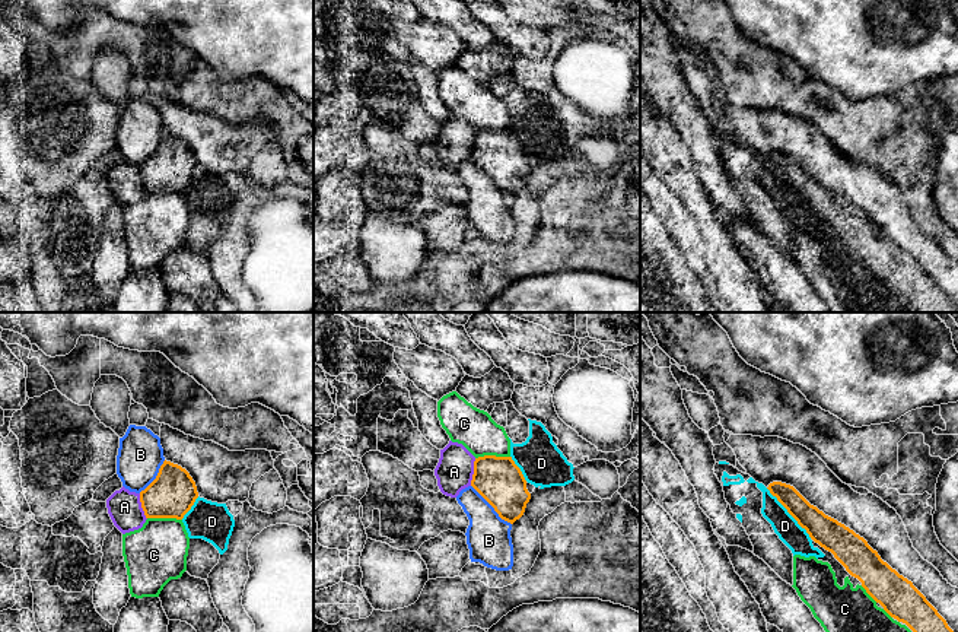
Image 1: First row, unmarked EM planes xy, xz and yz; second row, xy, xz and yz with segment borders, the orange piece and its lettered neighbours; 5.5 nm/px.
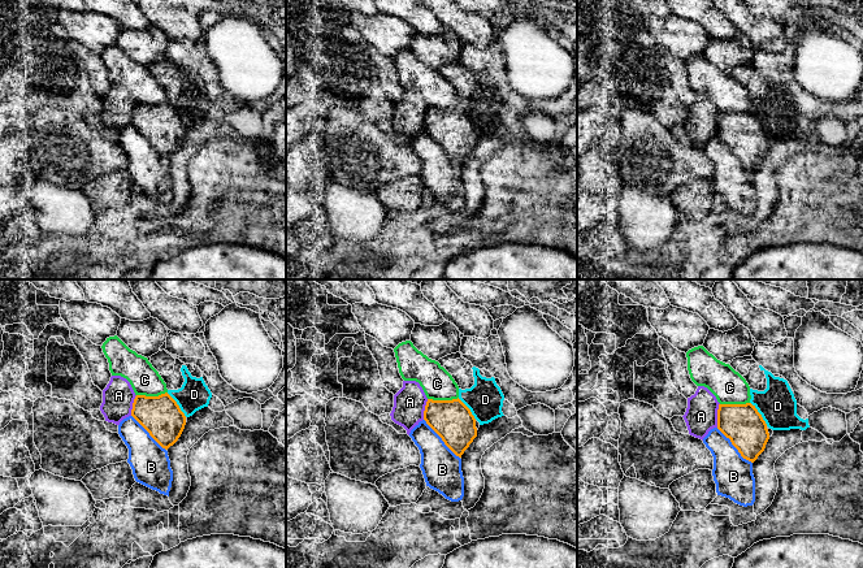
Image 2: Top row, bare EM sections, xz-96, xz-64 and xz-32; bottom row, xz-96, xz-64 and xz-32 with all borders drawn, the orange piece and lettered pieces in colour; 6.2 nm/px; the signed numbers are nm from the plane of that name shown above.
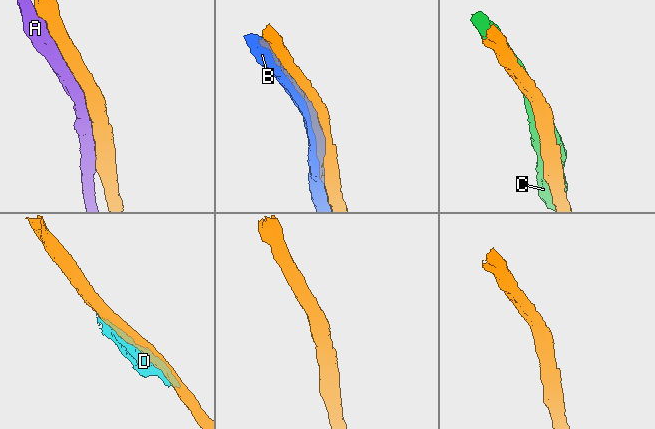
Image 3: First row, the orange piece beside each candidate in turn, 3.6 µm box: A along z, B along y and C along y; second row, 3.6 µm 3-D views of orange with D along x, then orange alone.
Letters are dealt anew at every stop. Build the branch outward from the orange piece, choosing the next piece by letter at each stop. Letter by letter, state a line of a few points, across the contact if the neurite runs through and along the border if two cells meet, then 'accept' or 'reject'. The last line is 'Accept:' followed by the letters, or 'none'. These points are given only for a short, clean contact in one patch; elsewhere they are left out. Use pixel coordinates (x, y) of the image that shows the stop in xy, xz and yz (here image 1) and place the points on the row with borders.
A: reject
B: reject
C: reject
D: reject
Accept: none

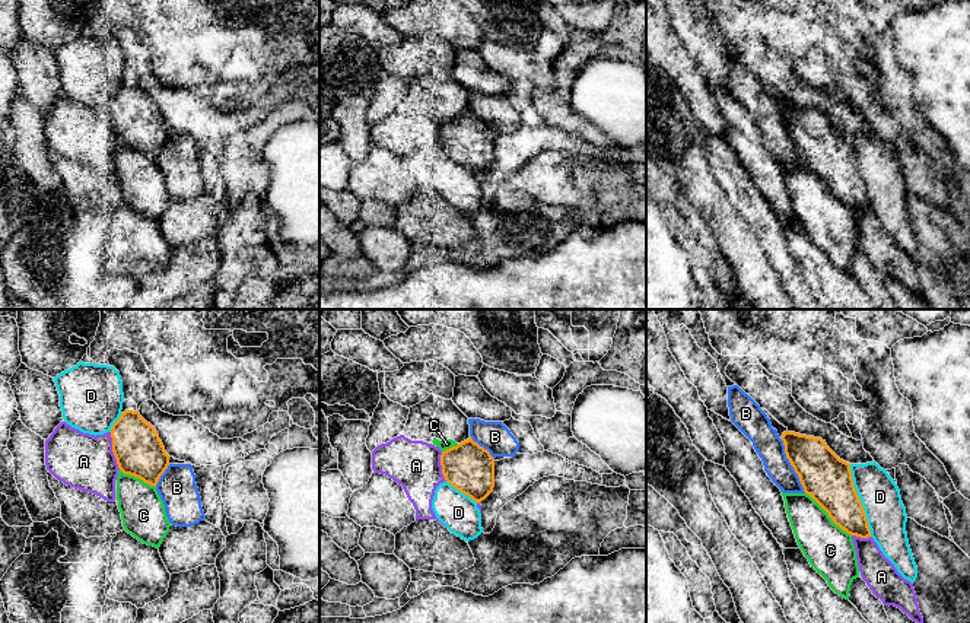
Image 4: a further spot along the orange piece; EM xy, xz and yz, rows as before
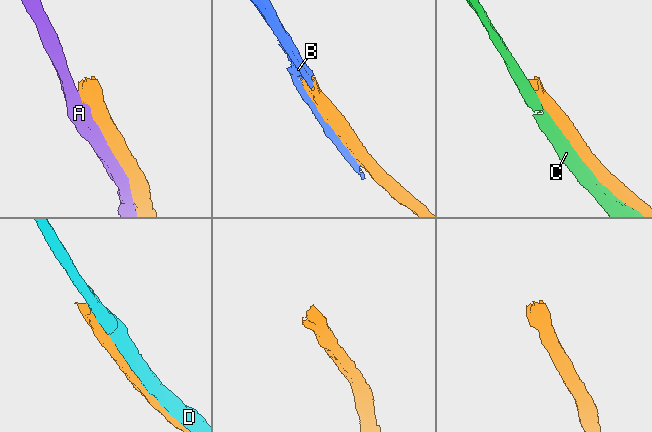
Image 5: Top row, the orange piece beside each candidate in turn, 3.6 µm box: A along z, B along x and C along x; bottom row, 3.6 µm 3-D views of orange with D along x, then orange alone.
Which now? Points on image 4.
A: reject
B: accept
C: reject
D: reject
Accept: B

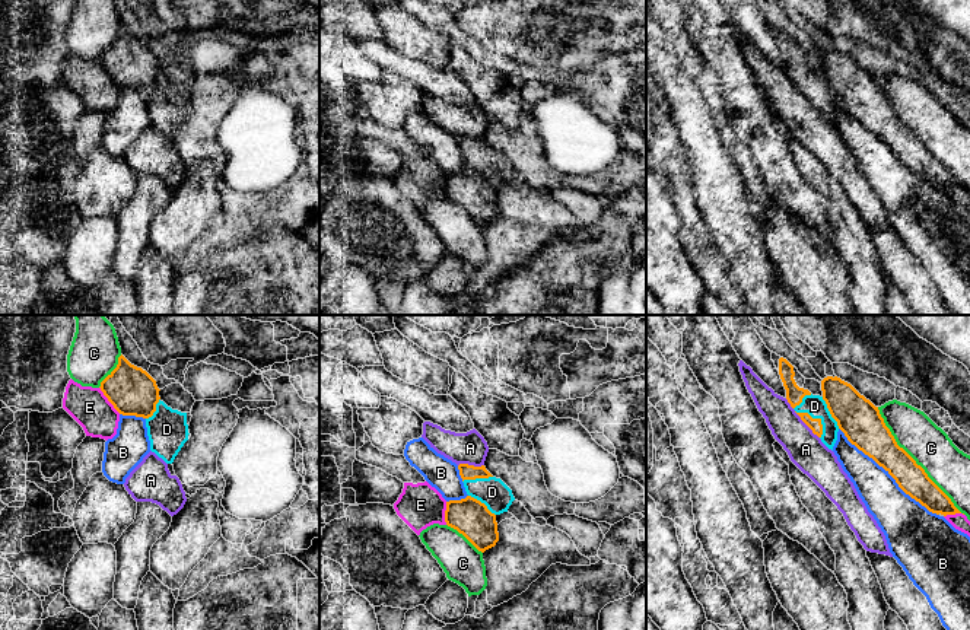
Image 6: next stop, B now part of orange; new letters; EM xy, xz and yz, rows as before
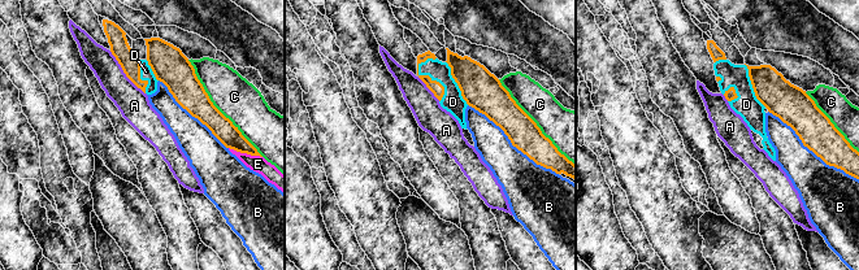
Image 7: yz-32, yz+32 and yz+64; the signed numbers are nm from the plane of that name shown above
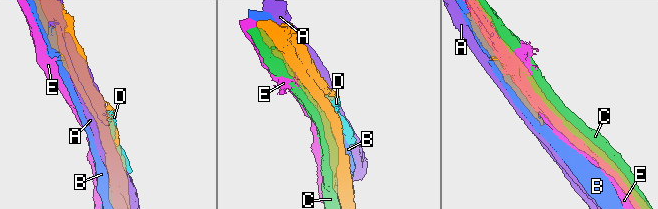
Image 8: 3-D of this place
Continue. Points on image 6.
A: reject
B: reject
C: reject
D: reject
E: reject
Accept: none

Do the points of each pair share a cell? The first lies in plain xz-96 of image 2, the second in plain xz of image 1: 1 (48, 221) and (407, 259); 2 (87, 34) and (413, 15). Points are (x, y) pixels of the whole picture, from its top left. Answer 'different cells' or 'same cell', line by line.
1: same cell
2: different cells

